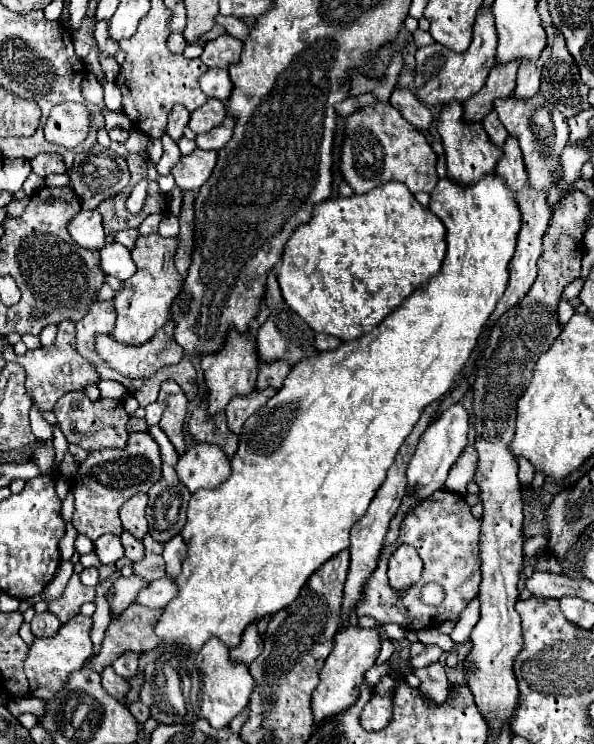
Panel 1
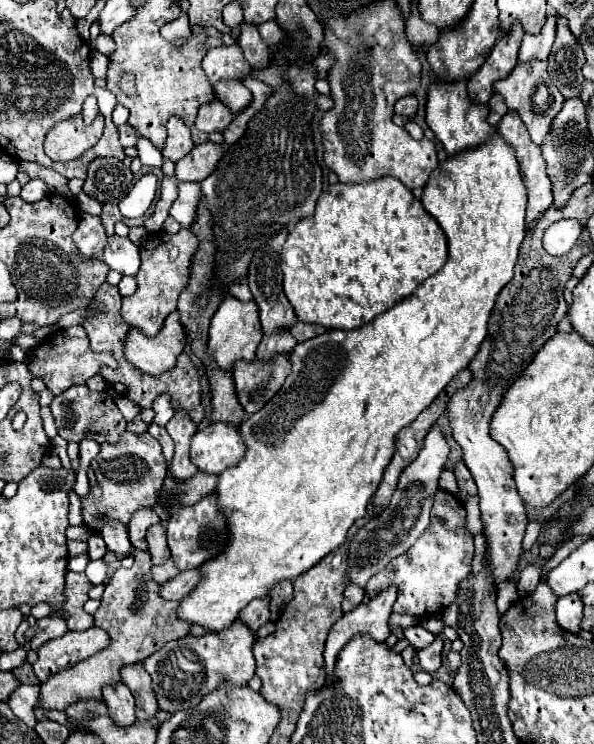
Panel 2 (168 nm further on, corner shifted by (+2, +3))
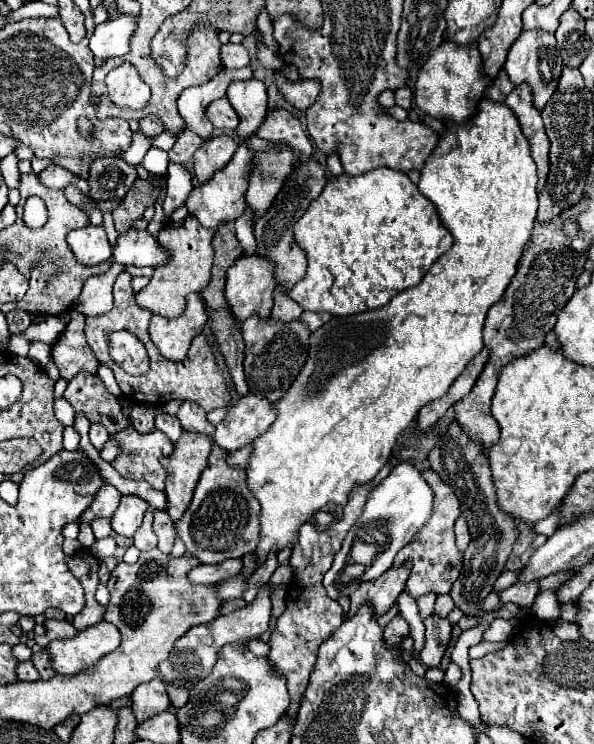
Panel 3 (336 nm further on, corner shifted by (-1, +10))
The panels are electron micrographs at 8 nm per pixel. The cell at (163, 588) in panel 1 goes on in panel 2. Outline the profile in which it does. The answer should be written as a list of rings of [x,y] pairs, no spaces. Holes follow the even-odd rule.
[[[200,570],[180,572],[176,578],[162,584],[162,598],[166,598],[166,600],[182,600],[196,588],[196,584],[200,580],[202,580]]]

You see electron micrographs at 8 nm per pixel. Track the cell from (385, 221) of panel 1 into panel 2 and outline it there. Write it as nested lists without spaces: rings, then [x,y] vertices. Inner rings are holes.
[[[384,176],[360,184],[338,182],[320,194],[314,214],[302,218],[288,234],[282,262],[284,294],[300,322],[354,330],[410,296],[428,276],[444,266],[446,258],[448,244],[442,228],[398,178]]]

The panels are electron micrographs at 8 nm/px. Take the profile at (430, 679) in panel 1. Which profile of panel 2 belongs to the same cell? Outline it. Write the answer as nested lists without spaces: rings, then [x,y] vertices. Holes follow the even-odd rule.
[[[436,638],[430,646],[422,648],[418,652],[418,660],[420,660],[420,666],[426,670],[426,672],[436,672],[442,664],[442,638]]]

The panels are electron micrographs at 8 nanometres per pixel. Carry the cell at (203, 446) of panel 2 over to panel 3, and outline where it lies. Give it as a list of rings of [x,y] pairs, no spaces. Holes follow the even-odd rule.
[[[247,395],[229,407],[223,421],[215,425],[213,443],[227,453],[249,445],[275,421],[273,403],[263,397]]]

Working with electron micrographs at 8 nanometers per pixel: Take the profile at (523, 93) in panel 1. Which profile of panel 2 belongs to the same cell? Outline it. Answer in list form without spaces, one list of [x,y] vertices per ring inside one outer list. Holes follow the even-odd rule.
[[[548,10],[546,16],[546,24],[542,26],[542,30],[538,34],[524,34],[522,38],[522,46],[520,46],[520,54],[518,60],[520,62],[528,62],[528,60],[546,60],[554,38],[556,38],[556,24],[558,24],[558,14],[554,10]]]

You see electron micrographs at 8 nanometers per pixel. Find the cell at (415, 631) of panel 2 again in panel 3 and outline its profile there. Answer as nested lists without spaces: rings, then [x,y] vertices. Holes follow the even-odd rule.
[[[427,593],[427,595],[423,595],[419,601],[417,601],[417,605],[419,605],[419,611],[421,611],[421,617],[425,619],[425,617],[429,617],[431,613],[433,613],[433,603],[435,603],[435,595],[433,593]]]

